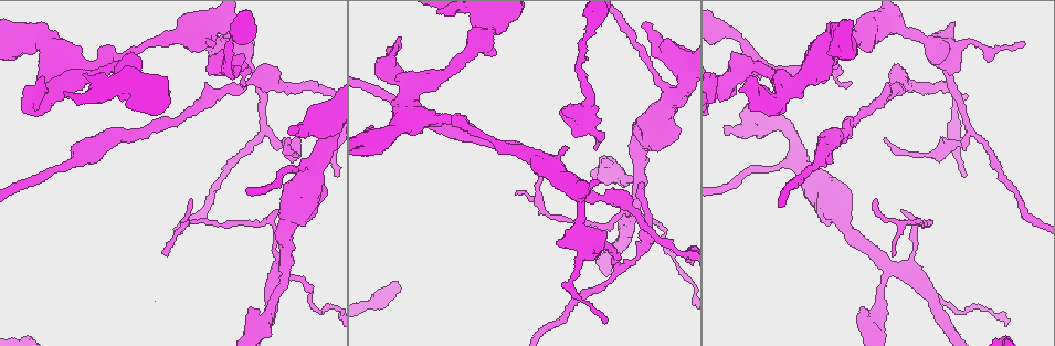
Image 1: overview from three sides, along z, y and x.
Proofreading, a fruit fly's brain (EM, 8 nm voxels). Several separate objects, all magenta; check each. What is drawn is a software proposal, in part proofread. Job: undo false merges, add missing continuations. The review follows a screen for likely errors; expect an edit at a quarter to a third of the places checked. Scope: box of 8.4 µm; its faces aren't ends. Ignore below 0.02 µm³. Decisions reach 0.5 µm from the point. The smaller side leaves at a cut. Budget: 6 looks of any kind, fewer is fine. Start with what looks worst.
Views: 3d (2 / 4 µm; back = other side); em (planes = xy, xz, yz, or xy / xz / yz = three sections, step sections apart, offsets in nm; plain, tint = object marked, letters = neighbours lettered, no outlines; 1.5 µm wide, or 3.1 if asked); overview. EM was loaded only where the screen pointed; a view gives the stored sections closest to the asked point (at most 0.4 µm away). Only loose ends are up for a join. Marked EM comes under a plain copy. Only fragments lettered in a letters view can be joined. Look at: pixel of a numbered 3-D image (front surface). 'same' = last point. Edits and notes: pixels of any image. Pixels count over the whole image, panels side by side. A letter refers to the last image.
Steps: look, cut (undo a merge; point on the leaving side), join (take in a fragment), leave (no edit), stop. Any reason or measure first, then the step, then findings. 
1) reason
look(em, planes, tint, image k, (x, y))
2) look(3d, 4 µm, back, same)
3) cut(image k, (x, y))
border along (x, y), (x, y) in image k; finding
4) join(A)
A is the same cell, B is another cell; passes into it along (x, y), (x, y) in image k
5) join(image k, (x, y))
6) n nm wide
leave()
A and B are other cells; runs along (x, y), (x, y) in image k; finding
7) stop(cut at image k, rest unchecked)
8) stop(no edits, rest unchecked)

thin end
look(em, planes, letters, image 1, (253, 42))

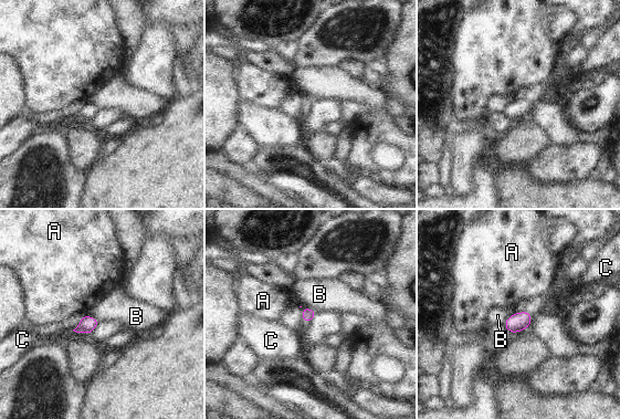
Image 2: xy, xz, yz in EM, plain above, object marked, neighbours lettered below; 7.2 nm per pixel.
leave()
A, B and C are other cells; border along (84, 314), (94, 317), (100, 323) in image 2; no lettered fragment goes on from it

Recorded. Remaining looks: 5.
thick end
look(em, yz, step 8, letters, image 1, (643, 24))

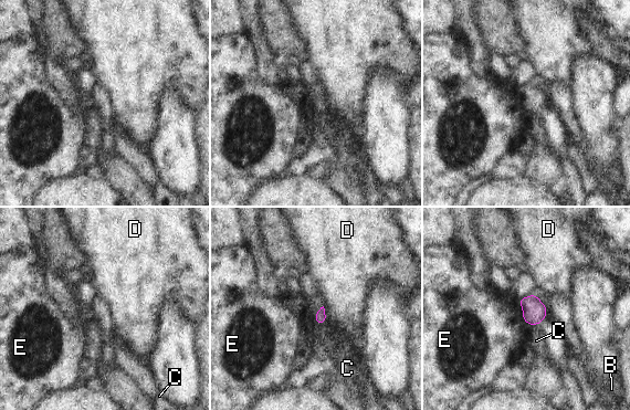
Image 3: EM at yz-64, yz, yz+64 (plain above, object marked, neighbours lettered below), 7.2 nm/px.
cut it another way
look(em, planes, letters, same)

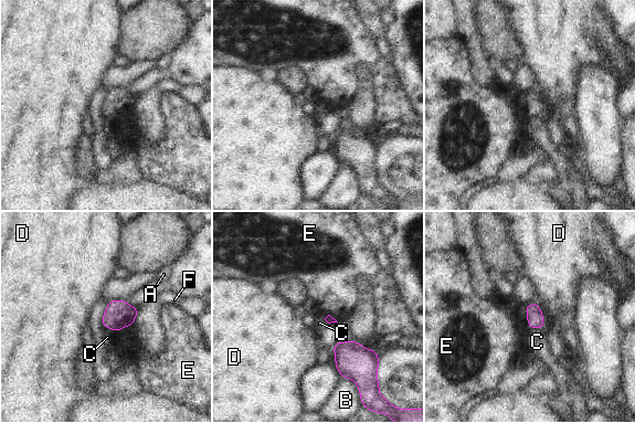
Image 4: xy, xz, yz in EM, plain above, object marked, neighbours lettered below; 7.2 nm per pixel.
leave()
A, B, C, D, E and F are other cells; none of them fits

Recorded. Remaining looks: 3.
look(3d, 4 µm, back, image 1, (71, 161))

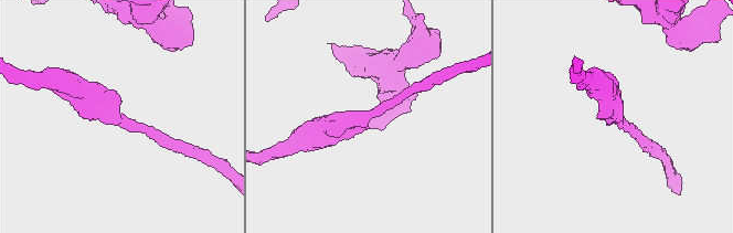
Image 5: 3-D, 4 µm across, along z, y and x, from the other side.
look(em, xy, step 8, letters, image 5, (365, 114))

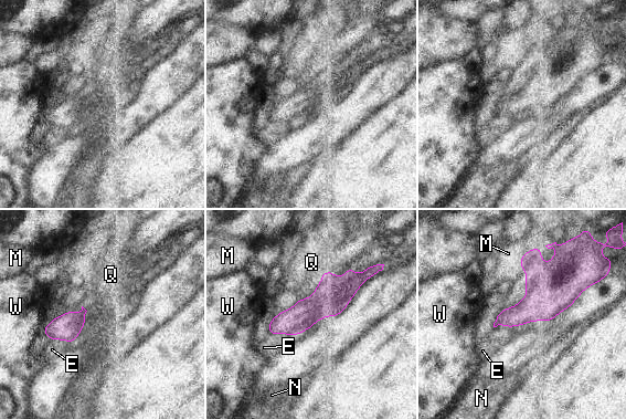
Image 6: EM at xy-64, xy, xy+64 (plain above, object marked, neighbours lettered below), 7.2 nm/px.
leave()
E, M, N, Q and W are other cells; runs along (365, 274), (293, 322), (271, 330) in image 6; continuous, no second cell

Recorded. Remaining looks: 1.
stop(no edits, rest unchecked)

